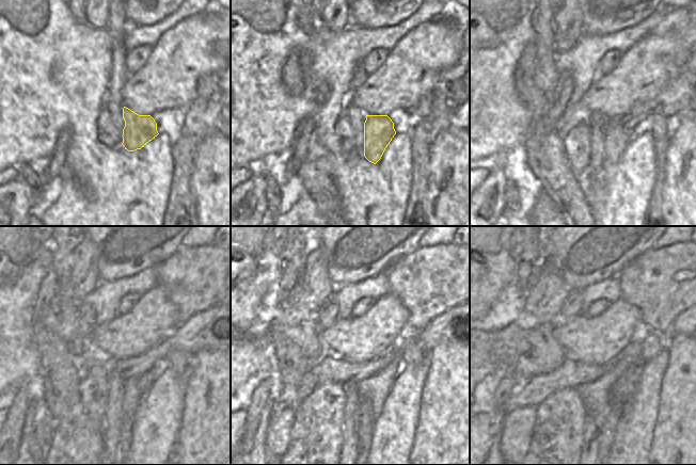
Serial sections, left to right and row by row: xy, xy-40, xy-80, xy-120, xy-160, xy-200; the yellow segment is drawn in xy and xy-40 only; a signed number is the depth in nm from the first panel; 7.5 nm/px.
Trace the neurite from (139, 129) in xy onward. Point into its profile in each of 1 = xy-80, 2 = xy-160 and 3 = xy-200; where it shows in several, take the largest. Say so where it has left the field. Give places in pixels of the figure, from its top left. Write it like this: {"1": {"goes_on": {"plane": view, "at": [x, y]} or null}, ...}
{"1": {"goes_on": {"plane": "xy-80", "at": [617, 138]}}, "2": {"goes_on": {"plane": "xy-160", "at": [365, 422]}}, "3": {"goes_on": {"plane": "xy-200", "at": [604, 439]}}}

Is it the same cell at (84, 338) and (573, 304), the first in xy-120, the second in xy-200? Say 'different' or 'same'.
same

